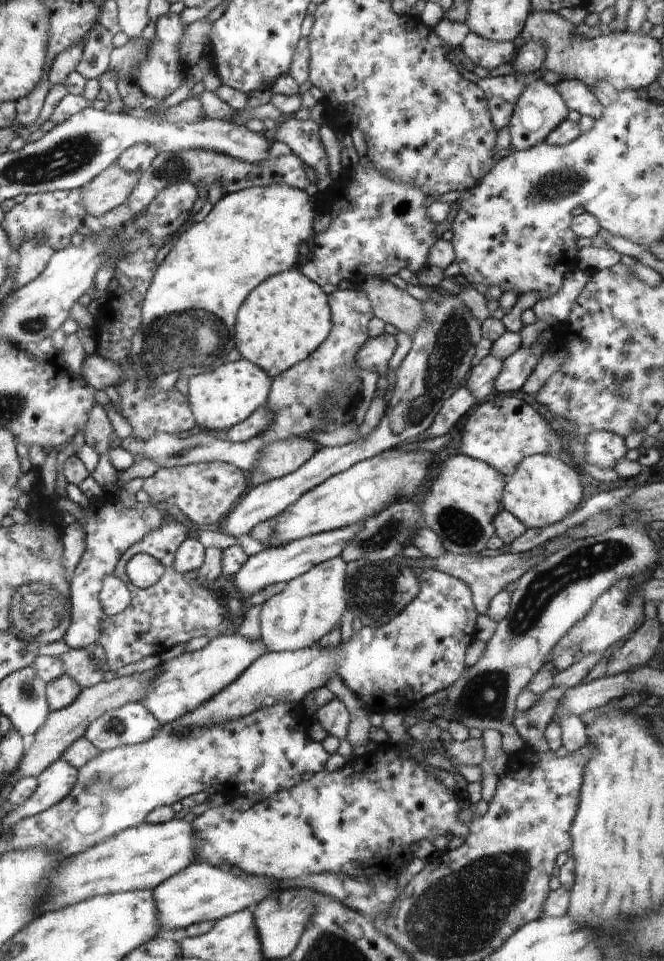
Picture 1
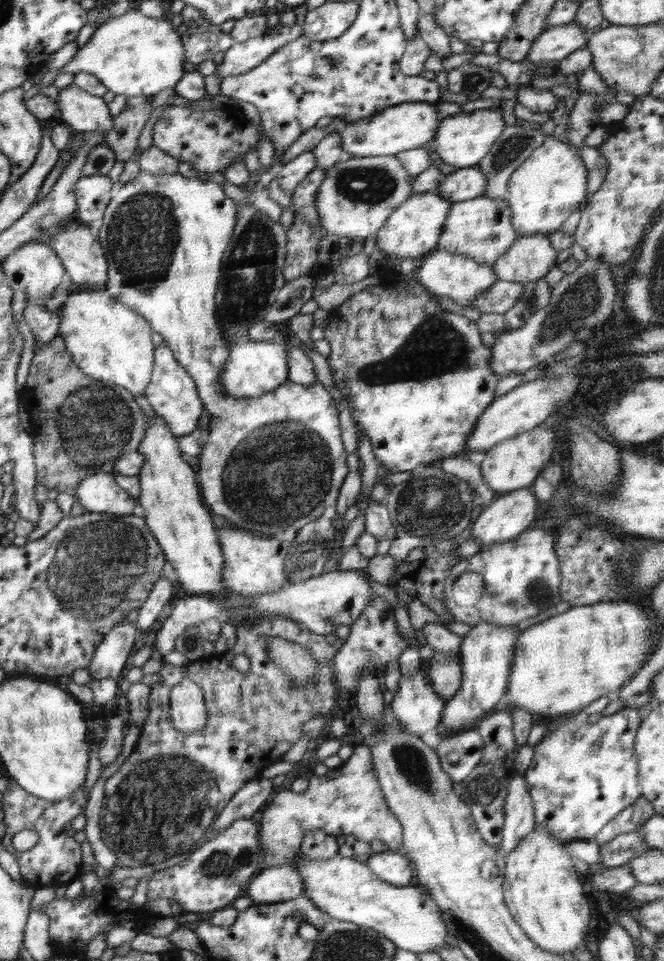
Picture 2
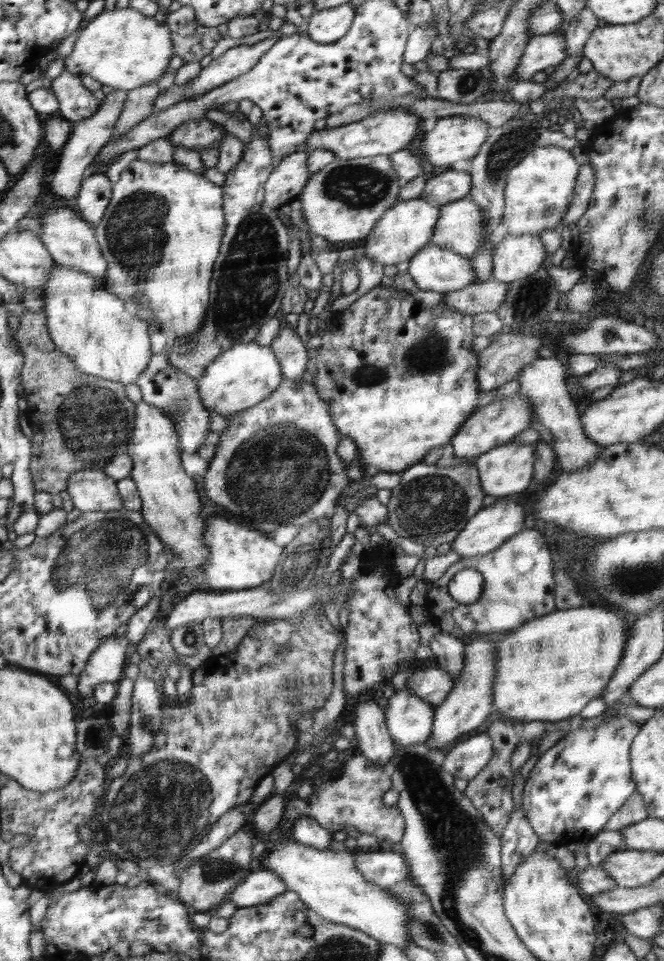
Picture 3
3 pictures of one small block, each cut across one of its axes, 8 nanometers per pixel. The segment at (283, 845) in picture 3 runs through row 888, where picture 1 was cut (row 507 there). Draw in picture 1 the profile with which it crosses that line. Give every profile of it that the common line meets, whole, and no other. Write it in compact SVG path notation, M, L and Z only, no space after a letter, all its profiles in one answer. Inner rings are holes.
M397 446L367 460L362 460L348 468L348 470L329 477L319 486L300 496L284 512L276 515L274 532L270 536L274 540L289 543L295 539L304 539L322 532L346 528L350 524L358 524L358 522L372 517L376 512L382 511L384 506L389 507L399 501L400 498L413 498L414 496L421 495L425 489L422 482L428 476L428 466L431 465L434 457L435 453L425 451L406 452L403 447Z

